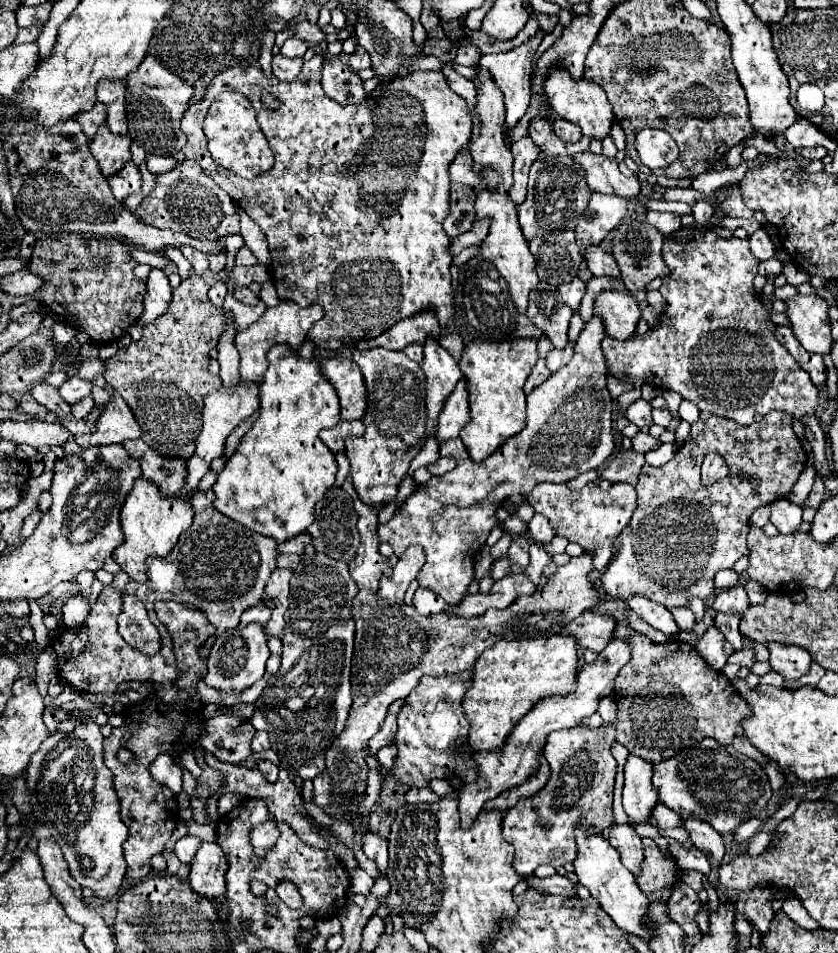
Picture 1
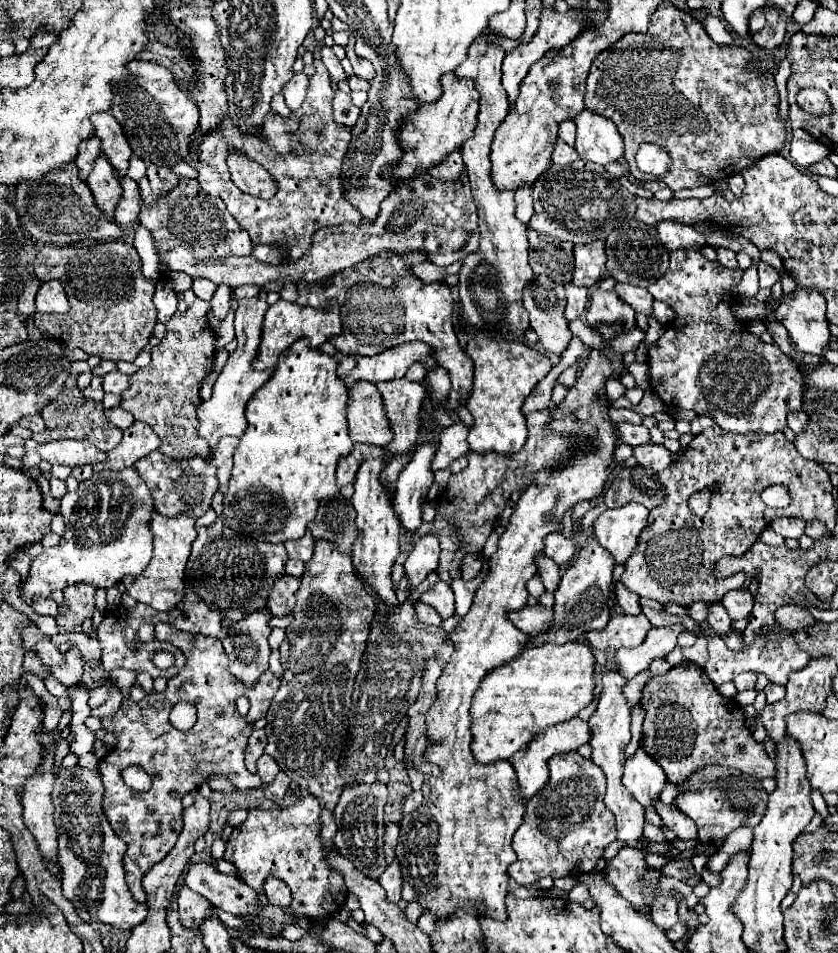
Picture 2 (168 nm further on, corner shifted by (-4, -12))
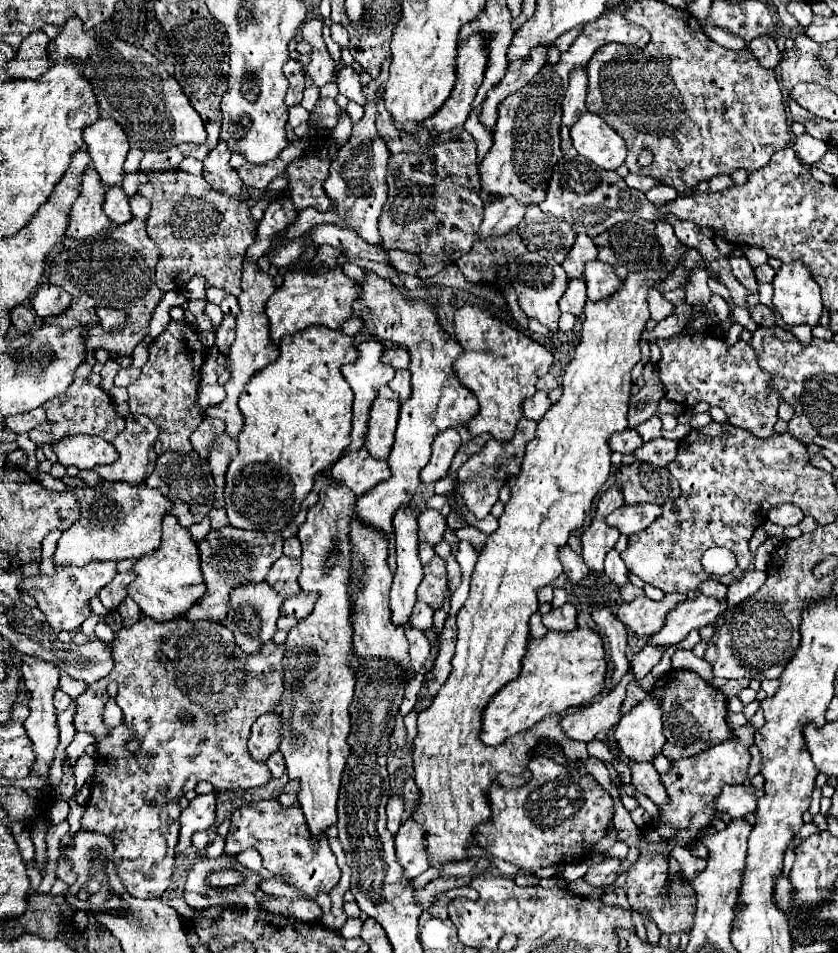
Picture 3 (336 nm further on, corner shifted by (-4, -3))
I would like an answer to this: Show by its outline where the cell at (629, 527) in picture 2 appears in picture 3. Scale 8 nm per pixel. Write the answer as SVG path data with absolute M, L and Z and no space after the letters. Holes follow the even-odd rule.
M635 504L635 506L623 506L617 508L607 522L615 528L619 528L619 532L631 536L637 534L641 530L645 530L647 526L651 526L655 522L655 518L661 516L661 506L657 504Z

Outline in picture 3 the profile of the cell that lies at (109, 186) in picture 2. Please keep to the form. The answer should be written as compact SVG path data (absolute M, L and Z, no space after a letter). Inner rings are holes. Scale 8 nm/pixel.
M93 168L83 174L83 190L69 210L67 236L69 238L89 238L111 226L109 218L103 214L101 204L105 200L105 188L101 178Z

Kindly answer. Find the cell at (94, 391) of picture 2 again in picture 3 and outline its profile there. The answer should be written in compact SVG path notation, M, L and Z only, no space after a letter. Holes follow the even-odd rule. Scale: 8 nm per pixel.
M107 360L105 362L105 366L103 366L103 370L101 370L101 388L103 390L111 390L113 388L113 380L115 380L115 376L117 376L117 372L119 372L119 362L117 360Z

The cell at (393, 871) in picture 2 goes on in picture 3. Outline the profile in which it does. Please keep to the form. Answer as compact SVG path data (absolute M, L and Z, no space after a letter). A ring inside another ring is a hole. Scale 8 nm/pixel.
M407 818L395 836L397 860L403 866L403 874L407 878L417 878L429 868L423 838L425 832L421 832L421 824L417 824L413 818Z

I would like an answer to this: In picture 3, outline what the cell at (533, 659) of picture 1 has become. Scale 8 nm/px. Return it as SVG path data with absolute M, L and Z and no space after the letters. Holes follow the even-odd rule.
M593 630L547 632L541 640L531 640L519 676L493 696L483 712L481 740L499 746L505 738L525 732L547 714L561 714L569 706L587 706L603 690L607 660L603 640Z

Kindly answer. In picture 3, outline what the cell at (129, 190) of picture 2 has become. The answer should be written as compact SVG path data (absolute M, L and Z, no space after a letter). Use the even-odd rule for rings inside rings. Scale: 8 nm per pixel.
M113 186L113 188L107 190L105 204L103 204L103 212L107 214L107 218L113 224L127 224L131 220L129 198L123 194L123 190L119 186Z

